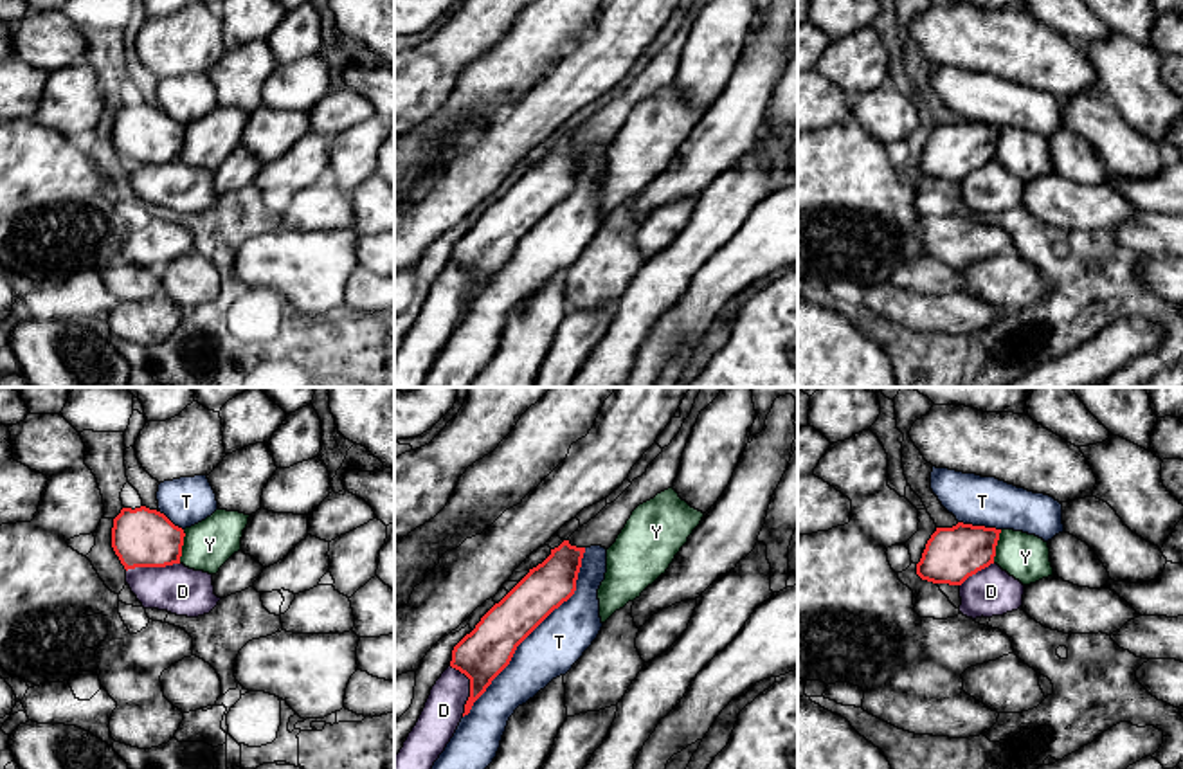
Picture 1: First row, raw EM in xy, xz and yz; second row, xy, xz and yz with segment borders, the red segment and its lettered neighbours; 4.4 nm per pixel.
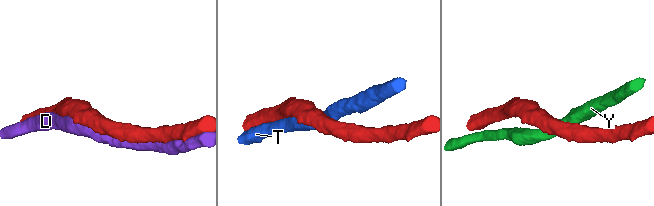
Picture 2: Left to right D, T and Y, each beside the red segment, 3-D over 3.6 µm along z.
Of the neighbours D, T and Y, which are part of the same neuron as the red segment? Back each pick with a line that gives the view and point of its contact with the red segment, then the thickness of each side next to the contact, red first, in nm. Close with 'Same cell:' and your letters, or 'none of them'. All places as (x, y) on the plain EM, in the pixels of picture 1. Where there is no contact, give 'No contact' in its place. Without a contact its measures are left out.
Same cell: none of them

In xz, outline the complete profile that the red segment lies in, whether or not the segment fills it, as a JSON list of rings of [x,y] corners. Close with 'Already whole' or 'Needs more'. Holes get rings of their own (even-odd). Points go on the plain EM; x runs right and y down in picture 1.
[[[564,137],[495,200],[452,247],[450,263],[470,276],[465,312],[510,261],[517,243],[576,187],[585,144]]]. Already whole

